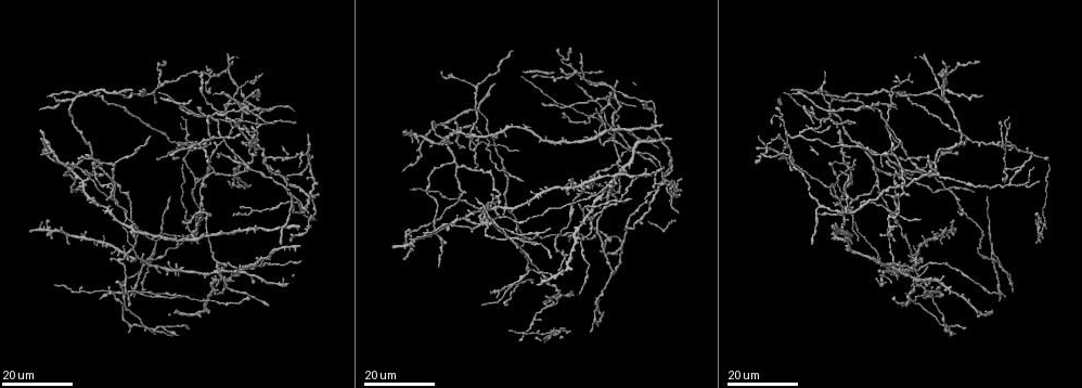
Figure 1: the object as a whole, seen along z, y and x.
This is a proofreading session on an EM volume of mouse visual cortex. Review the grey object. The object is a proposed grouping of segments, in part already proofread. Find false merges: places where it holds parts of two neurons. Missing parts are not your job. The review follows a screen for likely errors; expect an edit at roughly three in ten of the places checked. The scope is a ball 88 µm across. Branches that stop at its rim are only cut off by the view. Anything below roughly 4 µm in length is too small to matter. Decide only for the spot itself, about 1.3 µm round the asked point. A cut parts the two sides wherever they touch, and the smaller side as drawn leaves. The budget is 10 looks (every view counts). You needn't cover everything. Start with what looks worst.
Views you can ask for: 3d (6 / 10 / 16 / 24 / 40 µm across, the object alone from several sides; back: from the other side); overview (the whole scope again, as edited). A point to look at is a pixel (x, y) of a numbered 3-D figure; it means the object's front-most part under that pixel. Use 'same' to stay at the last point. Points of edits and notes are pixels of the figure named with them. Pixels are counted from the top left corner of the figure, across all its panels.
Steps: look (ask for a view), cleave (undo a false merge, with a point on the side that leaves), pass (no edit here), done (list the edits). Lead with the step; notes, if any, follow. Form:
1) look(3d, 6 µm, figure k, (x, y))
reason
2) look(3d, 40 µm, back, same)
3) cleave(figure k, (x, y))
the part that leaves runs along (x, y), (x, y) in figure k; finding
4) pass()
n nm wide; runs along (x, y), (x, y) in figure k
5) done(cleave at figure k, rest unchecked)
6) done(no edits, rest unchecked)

look(3d, 16 µm, figure 1, (585, 207))
four arms meet

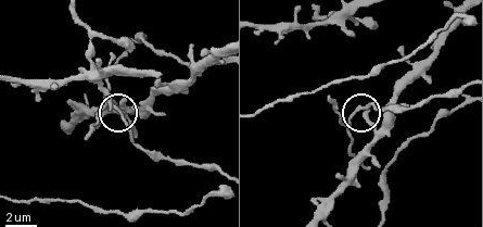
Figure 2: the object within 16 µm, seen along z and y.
look(3d, 10 µm, figure 2, (359, 108))

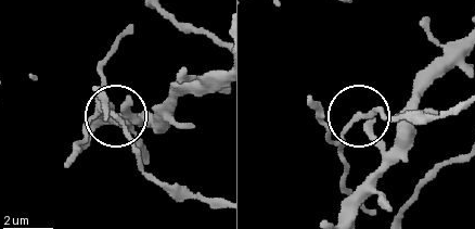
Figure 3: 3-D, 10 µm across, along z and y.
pass()
runs along (461, 50), (386, 140), (359, 115), (384, 113) in figure 3; all the same neuron

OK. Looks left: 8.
look(3d, 16 µm, figure 1, (603, 86))
three-way junction

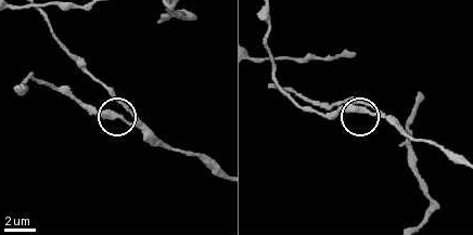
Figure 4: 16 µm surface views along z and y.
look(3d, 6 µm, figure 4, (360, 110))
zoom in

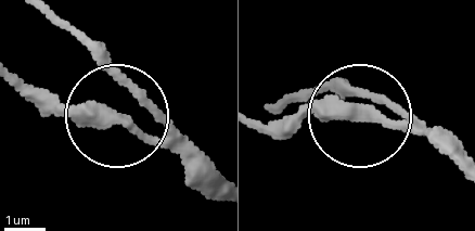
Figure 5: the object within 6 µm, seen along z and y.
pass()
3 arms; runs along (293, 103), (364, 92), (379, 103), (265, 124) in figure 5; all the same neuron

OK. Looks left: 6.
look(3d, 16 µm, figure 1, (233, 182))
side arm on a straight run

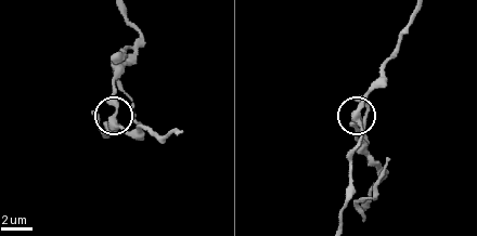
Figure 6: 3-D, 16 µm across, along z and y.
look(3d, 6 µm, figure 6, (111, 117))

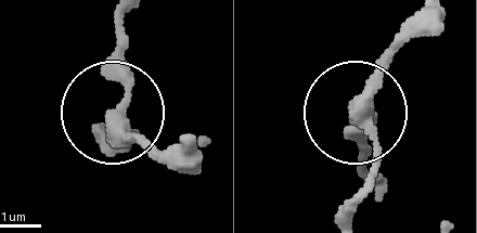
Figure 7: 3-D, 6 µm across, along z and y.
pass()
310 nm wide; runs along (188, 143), (156, 151), (118, 113), (125, 12) in figure 7; all the same neuron

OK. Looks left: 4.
look(3d, 16 µm, figure 1, (209, 76))
side arm on a straight run

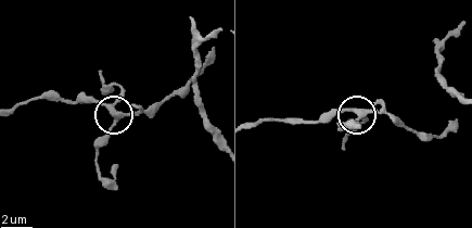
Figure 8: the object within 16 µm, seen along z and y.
look(3d, 6 µm, figure 8, (116, 118))

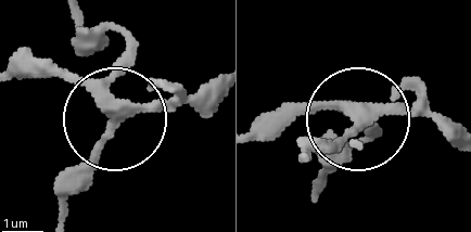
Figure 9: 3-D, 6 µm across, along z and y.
pass()
250 nm wide; all the same neuron

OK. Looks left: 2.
look(3d, 16 µm, figure 1, (625, 226))
branch point

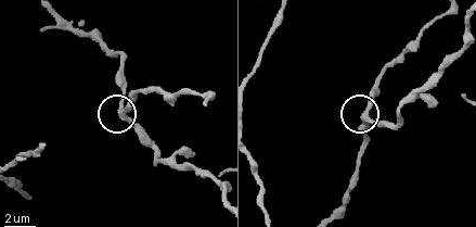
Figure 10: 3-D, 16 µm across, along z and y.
look(3d, 6 µm, figure 10, (122, 111))

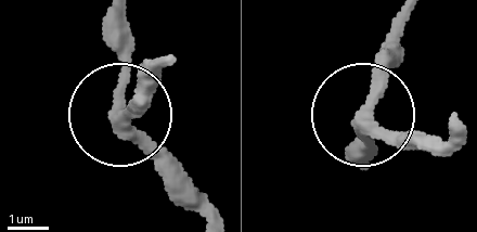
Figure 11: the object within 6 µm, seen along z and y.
pass()
280 nm wide; runs along (210, 213), (125, 119), (121, 15) in figure 11; all the same neuron

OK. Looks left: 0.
done(no edits, rest unchecked)

